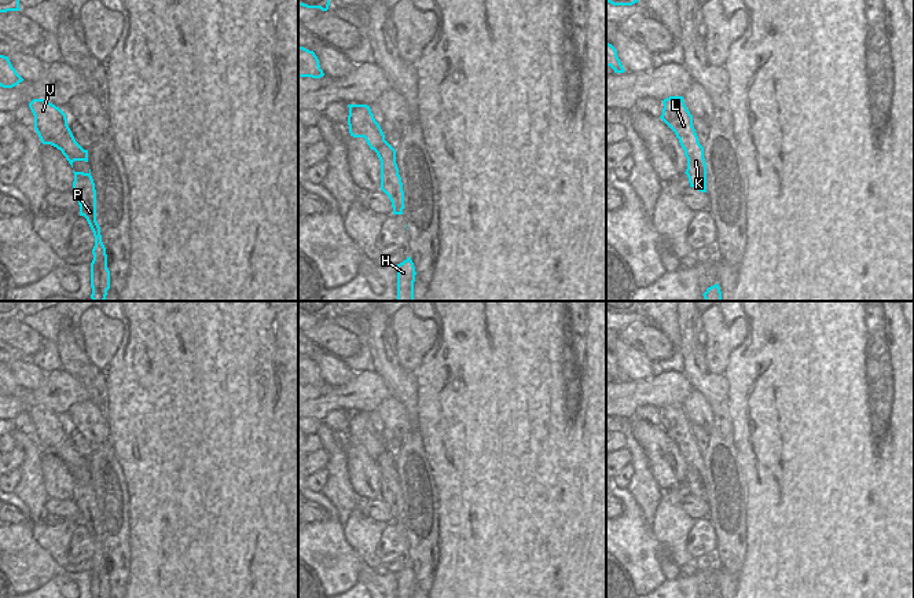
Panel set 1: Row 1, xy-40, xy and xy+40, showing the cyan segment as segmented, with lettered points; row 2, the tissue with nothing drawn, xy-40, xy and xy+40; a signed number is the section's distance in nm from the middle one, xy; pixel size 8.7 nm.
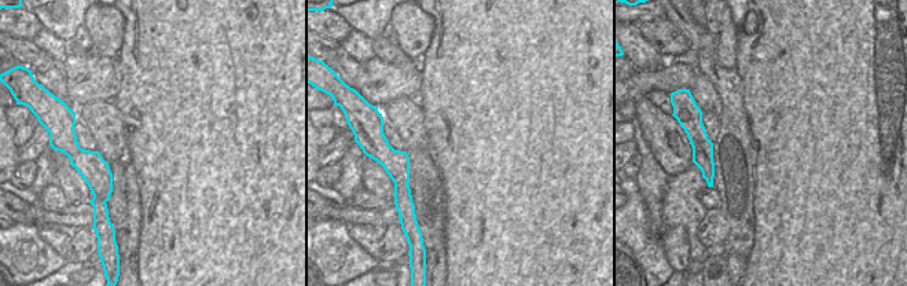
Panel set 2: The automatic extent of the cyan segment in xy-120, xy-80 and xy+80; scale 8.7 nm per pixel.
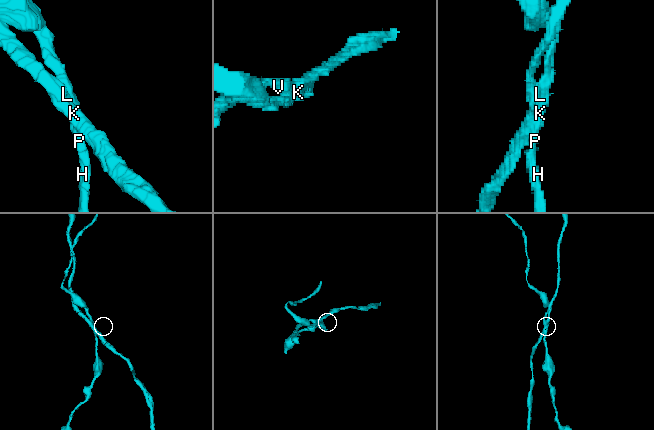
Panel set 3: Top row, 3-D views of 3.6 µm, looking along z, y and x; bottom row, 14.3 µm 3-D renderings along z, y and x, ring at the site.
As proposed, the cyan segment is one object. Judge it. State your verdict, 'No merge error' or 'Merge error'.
Merge error.

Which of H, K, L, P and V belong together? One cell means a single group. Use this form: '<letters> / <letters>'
H K L P / V

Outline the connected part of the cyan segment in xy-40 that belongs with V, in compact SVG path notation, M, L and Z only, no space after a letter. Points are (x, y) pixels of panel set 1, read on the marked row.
M33 99L29 107L34 115L34 129L43 144L51 144L62 151L73 168L74 161L88 162L88 150L74 139L66 114L44 99Z

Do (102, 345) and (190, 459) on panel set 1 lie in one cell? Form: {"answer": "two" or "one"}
{"answer": "two"}

